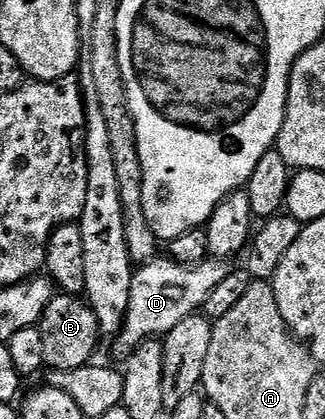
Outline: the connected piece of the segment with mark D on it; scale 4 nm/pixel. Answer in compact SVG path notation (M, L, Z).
M157 256L151 262L142 263L135 270L133 284L129 288L129 308L125 312L123 329L117 335L123 352L133 351L145 341L162 339L173 332L185 316L200 313L213 288L225 280L228 269L228 263L223 260L184 264L170 256Z

